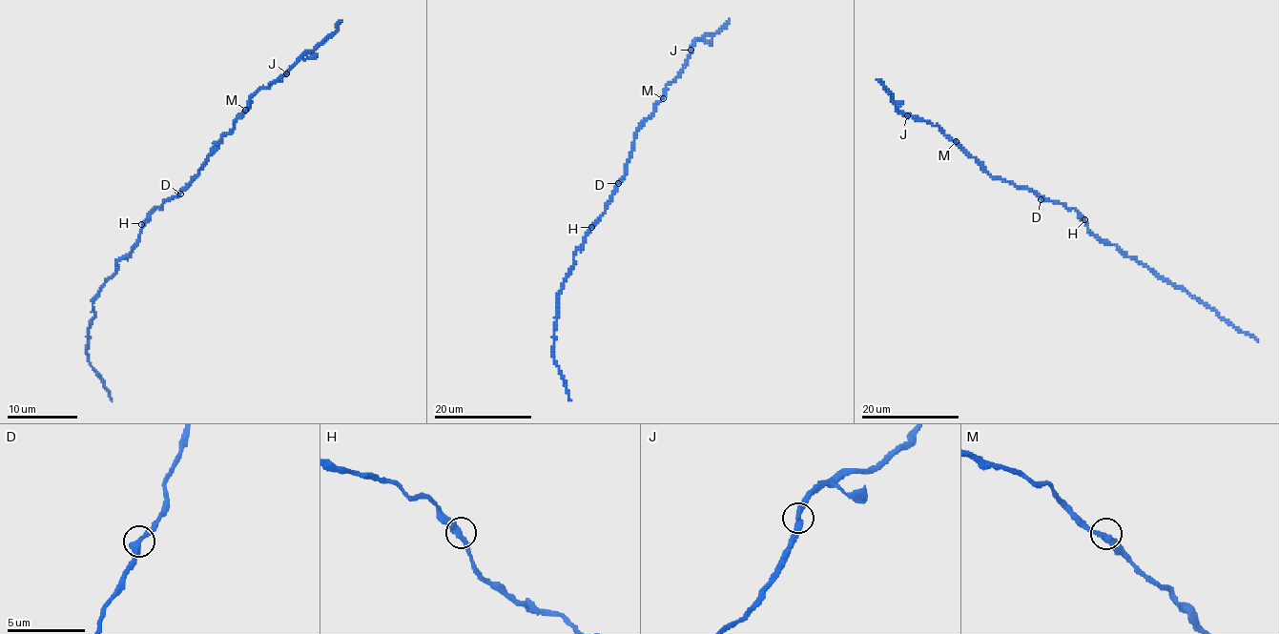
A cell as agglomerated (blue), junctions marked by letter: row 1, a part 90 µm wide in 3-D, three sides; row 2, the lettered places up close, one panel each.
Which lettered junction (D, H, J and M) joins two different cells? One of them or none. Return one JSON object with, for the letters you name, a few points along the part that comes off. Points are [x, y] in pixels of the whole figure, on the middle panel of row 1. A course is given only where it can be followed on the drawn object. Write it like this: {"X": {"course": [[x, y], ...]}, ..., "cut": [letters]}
{"cut": []}

